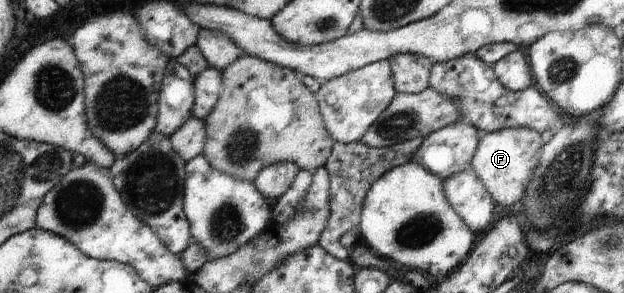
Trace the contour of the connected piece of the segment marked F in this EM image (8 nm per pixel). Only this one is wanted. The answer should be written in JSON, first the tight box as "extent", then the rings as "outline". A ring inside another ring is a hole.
{"extent":[470,128,542,207],"outline":[[[506,128],[481,133],[470,167],[497,205],[518,207],[524,198],[524,192],[542,156],[540,135],[541,133],[532,128]]]}

